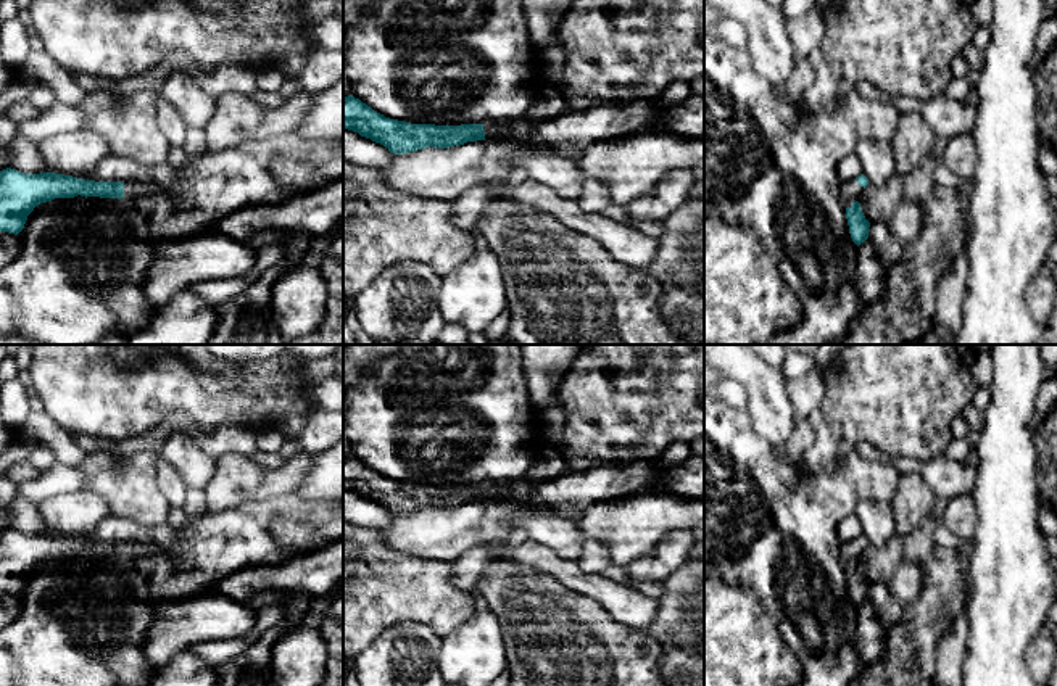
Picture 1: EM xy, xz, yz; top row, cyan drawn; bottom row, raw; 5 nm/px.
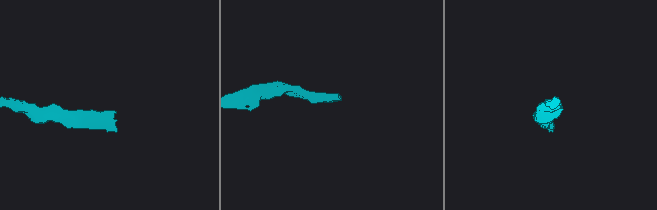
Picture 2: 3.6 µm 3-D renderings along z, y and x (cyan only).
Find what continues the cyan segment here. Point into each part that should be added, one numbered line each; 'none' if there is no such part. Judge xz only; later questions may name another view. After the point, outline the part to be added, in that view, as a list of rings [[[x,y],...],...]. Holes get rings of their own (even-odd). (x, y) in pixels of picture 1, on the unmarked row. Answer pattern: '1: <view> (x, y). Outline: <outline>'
1: xz (571, 495). Outline: [[[649,461],[617,465],[607,462],[578,472],[566,472],[553,480],[532,483],[503,480],[483,483],[485,501],[509,501],[532,507],[549,507],[556,515],[578,522],[599,501],[632,496],[649,488],[665,470]]]

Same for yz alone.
1: yz (851, 551). Outline: [[[856,539],[841,544],[841,556],[846,568],[851,568],[854,562],[860,560],[862,551],[864,548],[860,548]]]

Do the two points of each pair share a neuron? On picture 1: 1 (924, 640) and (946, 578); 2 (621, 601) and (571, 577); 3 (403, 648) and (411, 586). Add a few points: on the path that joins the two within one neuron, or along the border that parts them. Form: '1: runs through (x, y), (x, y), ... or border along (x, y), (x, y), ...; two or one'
1: runs through (924, 625), (940, 593); one
2: runs through (608, 593), (595, 585), (584, 583); one
3: border along (440, 636), (419, 622), (395, 622), (373, 640); two

